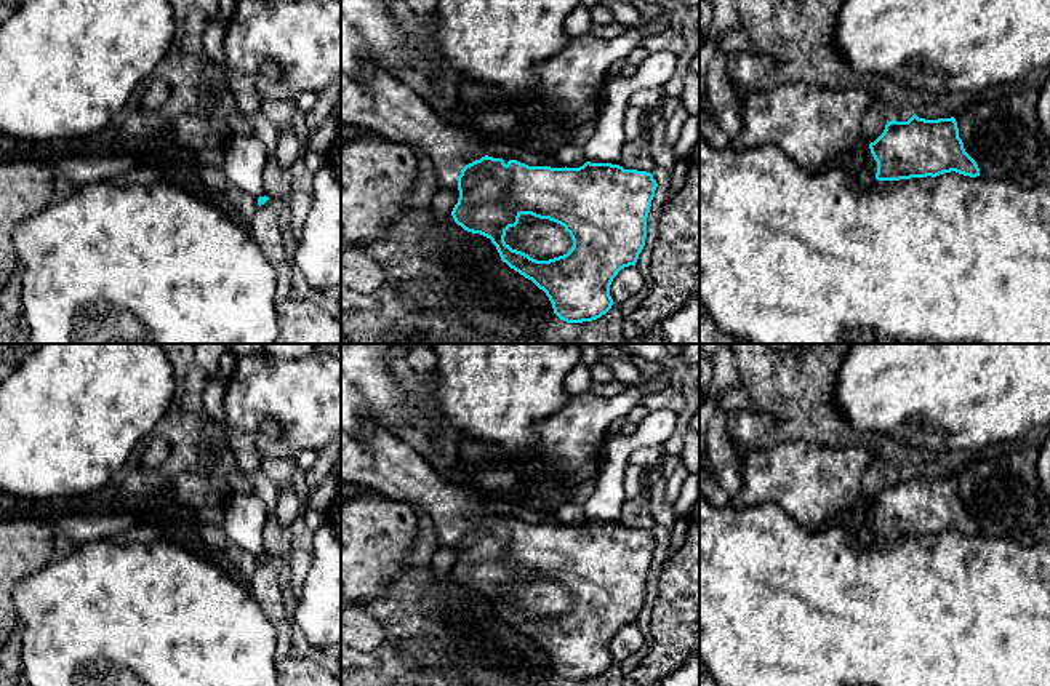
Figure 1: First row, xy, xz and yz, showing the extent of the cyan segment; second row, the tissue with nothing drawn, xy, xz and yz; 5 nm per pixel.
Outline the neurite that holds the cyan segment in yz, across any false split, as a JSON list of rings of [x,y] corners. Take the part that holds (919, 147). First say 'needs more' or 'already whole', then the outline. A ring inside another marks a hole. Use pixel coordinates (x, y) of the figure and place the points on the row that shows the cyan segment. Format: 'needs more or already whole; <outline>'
needs more; [[[916,114],[908,122],[887,122],[884,133],[869,144],[866,168],[877,181],[936,177],[951,171],[980,176],[954,117],[925,120]]]

